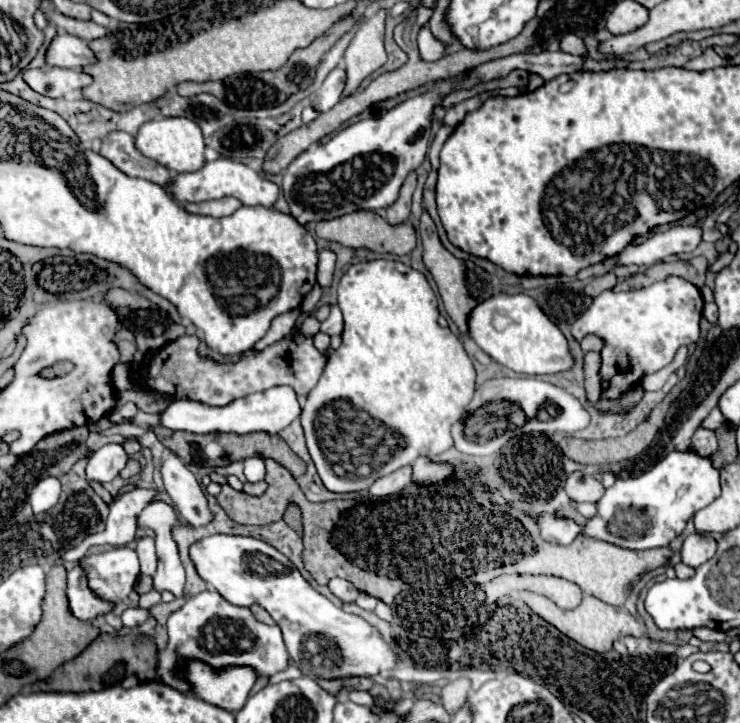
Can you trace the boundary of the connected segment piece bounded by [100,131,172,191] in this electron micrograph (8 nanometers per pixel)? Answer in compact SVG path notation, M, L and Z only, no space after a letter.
M112 131L102 139L100 155L106 157L114 167L118 167L122 173L130 177L142 177L148 179L168 191L168 183L172 179L172 173L160 165L158 161L152 161L144 157L136 145L134 137L124 131Z

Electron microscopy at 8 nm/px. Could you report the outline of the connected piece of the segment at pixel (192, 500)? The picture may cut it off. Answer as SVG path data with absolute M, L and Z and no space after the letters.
M168 451L160 463L160 473L162 473L164 489L170 495L176 509L180 511L180 515L194 527L206 525L212 519L208 511L206 495L202 493L200 483L194 479L190 469L184 465L184 461L180 461L180 457Z

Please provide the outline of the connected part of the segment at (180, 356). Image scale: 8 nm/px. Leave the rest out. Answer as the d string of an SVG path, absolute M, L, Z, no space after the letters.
M300 331L266 347L260 353L248 351L244 359L234 365L218 365L210 359L200 357L196 349L198 337L184 335L156 351L148 361L148 375L144 377L146 387L172 399L200 399L206 405L228 405L234 399L276 385L290 385L298 395L308 395L310 389L318 383L326 365L326 357L312 345L312 339L306 339Z

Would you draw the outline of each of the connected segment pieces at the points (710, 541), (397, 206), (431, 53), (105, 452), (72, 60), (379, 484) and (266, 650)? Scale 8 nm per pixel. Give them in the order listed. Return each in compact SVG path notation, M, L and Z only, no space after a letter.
M692 533L684 539L682 549L680 549L680 557L682 563L688 567L698 567L704 561L712 559L716 553L716 541L710 535L702 535L702 533Z
M412 171L412 173L406 177L406 181L404 181L404 185L402 185L402 189L400 189L398 201L388 207L386 221L388 221L390 225L400 225L400 223L404 223L404 221L408 219L408 215L410 215L410 199L412 199L414 187L416 187L416 173Z
M422 27L418 33L418 47L420 47L420 57L424 61L438 61L446 53L446 43L438 41L428 27Z
M104 445L90 457L88 467L86 467L86 477L90 481L108 483L114 477L118 477L126 461L128 461L128 455L120 445Z
M60 33L52 39L48 53L46 53L48 65L56 67L68 67L68 69L82 69L86 65L96 63L96 55L88 47L88 43L80 37Z
M400 467L398 471L390 473L390 475L384 475L380 479L376 479L370 487L370 493L374 497L384 497L384 495L390 495L390 493L398 493L400 489L404 489L408 483L412 481L412 467Z
M204 591L192 595L178 611L168 617L168 647L160 651L156 679L164 685L178 689L180 693L192 693L192 685L178 677L176 663L204 661L212 669L226 669L228 665L248 665L256 669L256 675L270 677L288 667L288 651L282 641L278 625L260 623L248 607L228 603L216 591Z

